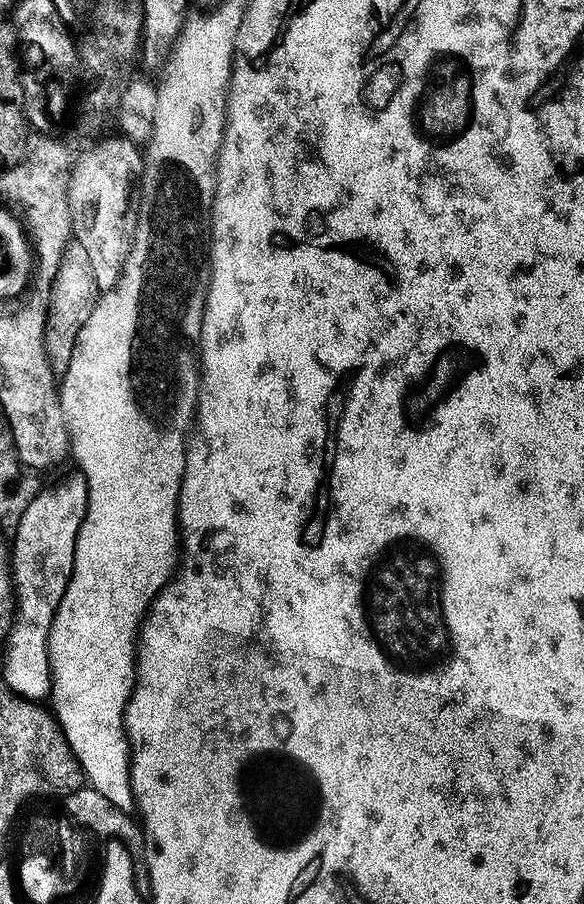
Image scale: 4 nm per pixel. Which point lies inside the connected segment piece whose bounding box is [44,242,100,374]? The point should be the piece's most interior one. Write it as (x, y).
(74, 292)

